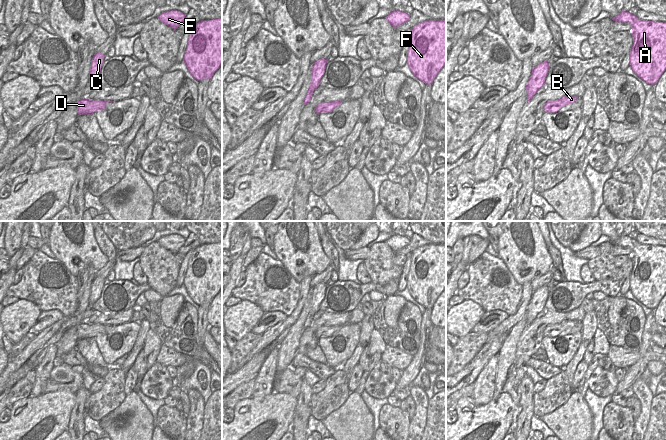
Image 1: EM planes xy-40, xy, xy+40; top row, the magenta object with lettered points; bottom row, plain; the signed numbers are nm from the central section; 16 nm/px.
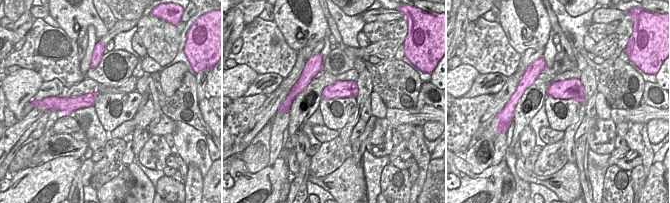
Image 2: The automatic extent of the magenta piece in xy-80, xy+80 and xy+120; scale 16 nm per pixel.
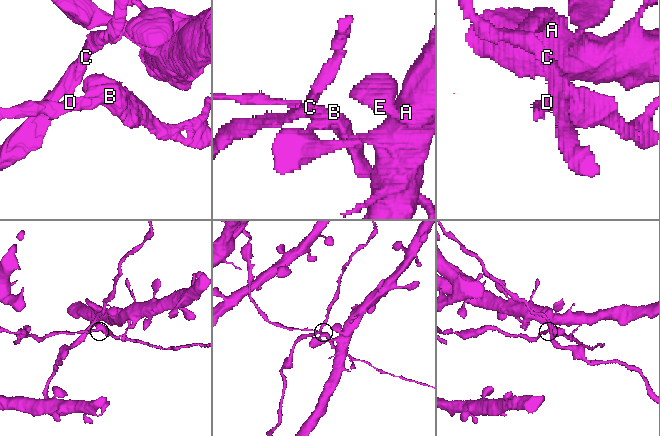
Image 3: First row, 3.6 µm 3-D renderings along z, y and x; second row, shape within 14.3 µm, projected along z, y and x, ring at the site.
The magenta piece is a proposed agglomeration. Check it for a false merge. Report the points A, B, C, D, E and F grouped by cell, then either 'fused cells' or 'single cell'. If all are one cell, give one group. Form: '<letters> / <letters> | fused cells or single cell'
A C E F / B D | fused cells

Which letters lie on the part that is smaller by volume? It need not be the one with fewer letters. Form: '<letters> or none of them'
B, D

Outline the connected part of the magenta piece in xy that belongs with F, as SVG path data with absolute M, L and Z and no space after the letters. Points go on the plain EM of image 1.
M446 243L416 248L411 258L406 287L416 302L432 308L446 288Z

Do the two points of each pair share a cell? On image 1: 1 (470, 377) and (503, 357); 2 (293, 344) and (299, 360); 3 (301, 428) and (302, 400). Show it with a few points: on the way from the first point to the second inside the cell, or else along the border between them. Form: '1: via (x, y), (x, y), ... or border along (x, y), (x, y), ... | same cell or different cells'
1: border along (506, 337), (497, 354) | different cells
2: border along (295, 354), (290, 363) | different cells
3: via (297, 421), (297, 409), (299, 407) | same cell

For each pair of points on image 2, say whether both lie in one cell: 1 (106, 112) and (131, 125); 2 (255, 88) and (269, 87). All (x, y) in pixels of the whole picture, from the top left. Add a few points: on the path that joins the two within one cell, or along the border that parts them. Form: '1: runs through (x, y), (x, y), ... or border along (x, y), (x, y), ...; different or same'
1: border along (137, 112), (111, 132); different
2: runs through (258, 88), (266, 87); same

